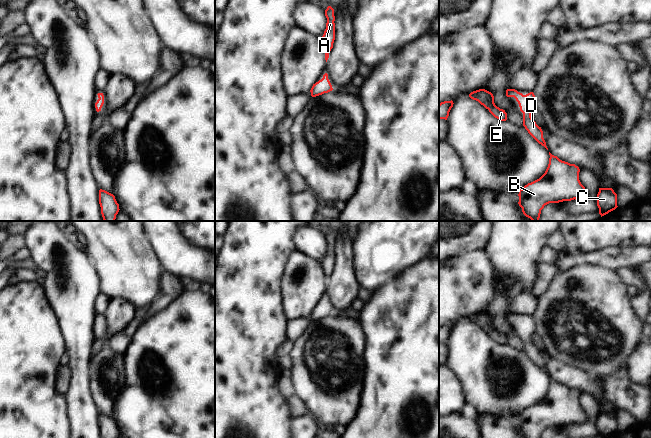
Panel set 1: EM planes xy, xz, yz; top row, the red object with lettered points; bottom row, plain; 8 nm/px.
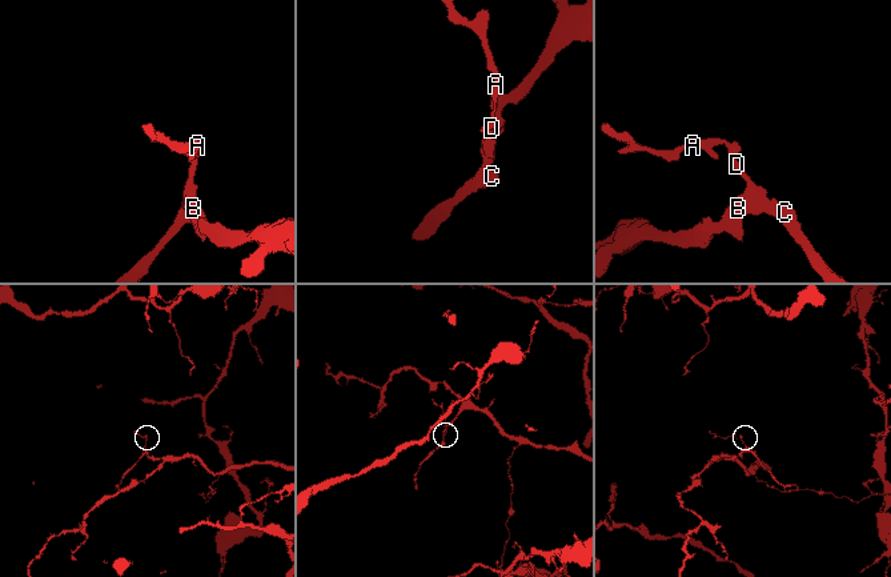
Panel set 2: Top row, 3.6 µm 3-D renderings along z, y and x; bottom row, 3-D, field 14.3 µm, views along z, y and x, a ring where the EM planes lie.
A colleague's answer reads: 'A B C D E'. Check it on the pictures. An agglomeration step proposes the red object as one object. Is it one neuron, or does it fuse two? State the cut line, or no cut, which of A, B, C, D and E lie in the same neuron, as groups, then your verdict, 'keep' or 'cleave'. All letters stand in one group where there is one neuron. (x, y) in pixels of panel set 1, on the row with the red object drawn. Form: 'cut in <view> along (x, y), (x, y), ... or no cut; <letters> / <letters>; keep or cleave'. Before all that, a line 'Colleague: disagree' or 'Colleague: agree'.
Colleague: agree
no cut; A B C D E; keep

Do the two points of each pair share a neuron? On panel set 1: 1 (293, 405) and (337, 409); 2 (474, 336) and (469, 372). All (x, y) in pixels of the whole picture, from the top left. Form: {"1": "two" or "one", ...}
{"1": "two", "2": "one"}

